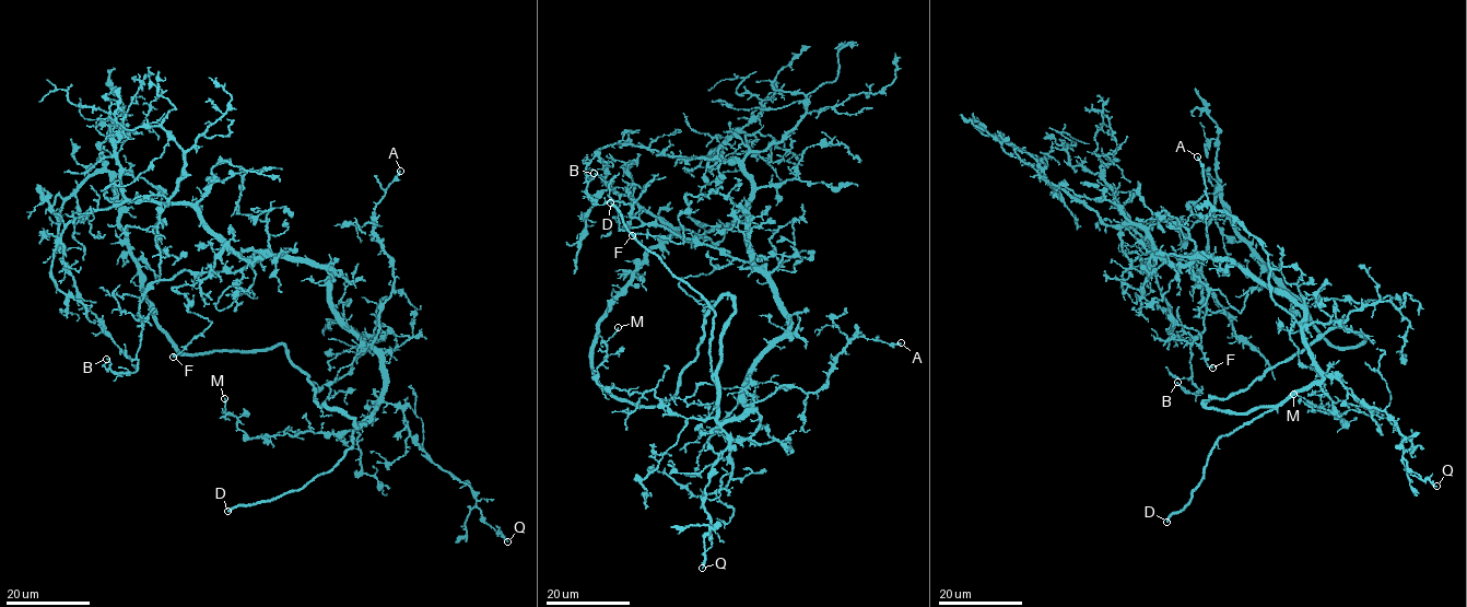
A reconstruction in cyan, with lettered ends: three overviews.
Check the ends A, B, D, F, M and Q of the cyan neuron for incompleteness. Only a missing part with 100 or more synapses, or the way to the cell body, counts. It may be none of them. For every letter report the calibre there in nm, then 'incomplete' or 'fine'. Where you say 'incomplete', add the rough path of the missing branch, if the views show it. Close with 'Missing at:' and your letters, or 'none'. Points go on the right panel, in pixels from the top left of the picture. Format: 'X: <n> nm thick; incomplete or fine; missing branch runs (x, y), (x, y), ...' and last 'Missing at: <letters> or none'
A: 200 nm thick; fine
B: 110 nm thick; fine
D: 280 nm thick; incomplete
F: 240 nm thick; fine
M: 150 nm thick; fine
Q: 120 nm thick; fine
Missing at: D

